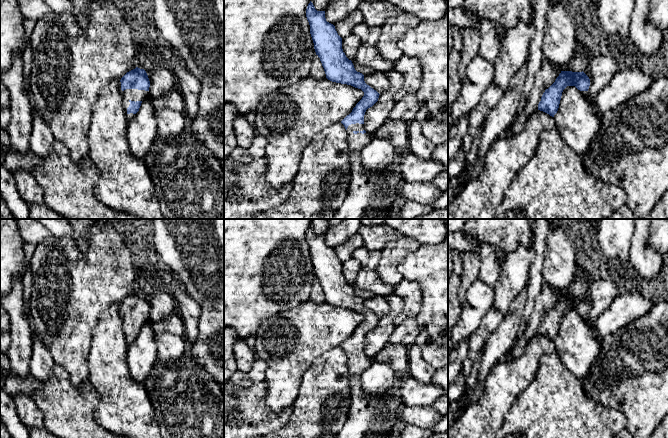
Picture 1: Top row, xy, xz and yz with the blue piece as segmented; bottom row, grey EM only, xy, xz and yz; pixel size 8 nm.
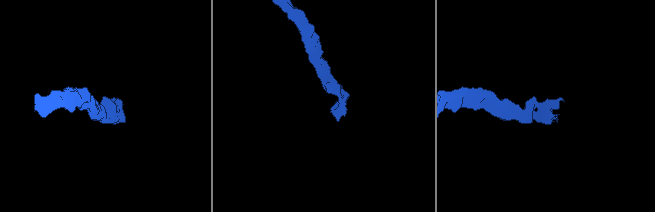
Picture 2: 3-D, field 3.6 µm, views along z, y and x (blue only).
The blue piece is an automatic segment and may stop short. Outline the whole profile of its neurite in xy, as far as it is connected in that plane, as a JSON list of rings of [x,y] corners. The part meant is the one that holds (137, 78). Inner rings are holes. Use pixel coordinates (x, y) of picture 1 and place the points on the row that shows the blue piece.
[[[136,67],[127,72],[120,80],[123,108],[128,120],[139,111],[141,103],[148,96],[150,81],[144,69]]]

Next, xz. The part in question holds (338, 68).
[[[310,1],[306,17],[326,78],[364,92],[352,112],[341,121],[347,131],[350,183],[344,202],[335,212],[335,219],[390,219],[390,210],[402,202],[402,187],[405,184],[398,160],[383,172],[367,172],[360,158],[361,150],[372,138],[365,131],[364,115],[378,101],[380,94],[365,83],[364,75],[357,72],[352,61],[346,57],[342,38],[335,26],[326,21],[325,11],[317,11]]]

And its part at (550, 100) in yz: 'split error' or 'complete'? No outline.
split error

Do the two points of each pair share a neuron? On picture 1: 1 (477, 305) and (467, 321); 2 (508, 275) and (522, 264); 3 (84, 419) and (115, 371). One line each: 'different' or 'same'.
1: same
2: same
3: different

